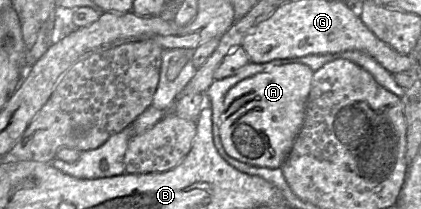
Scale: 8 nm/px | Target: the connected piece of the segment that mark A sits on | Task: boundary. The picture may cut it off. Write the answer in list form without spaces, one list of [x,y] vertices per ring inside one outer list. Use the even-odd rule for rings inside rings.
[[[289,63],[234,85],[225,96],[220,119],[225,152],[251,166],[281,168],[303,125],[313,73],[305,64]]]

